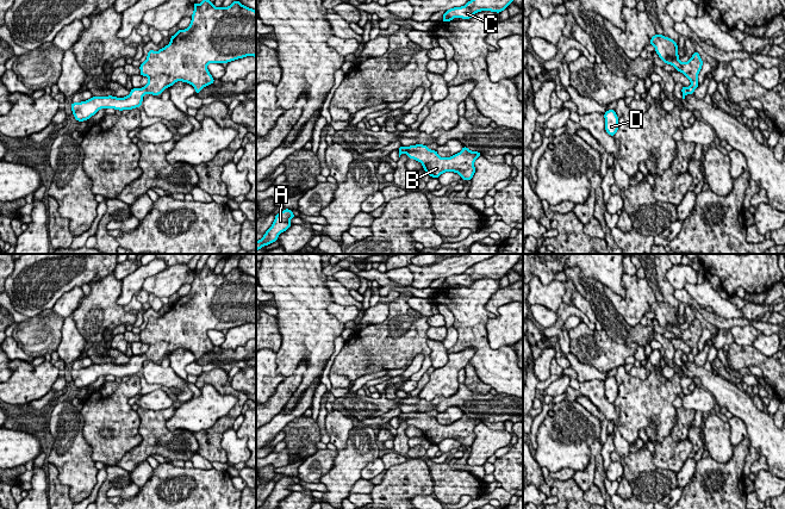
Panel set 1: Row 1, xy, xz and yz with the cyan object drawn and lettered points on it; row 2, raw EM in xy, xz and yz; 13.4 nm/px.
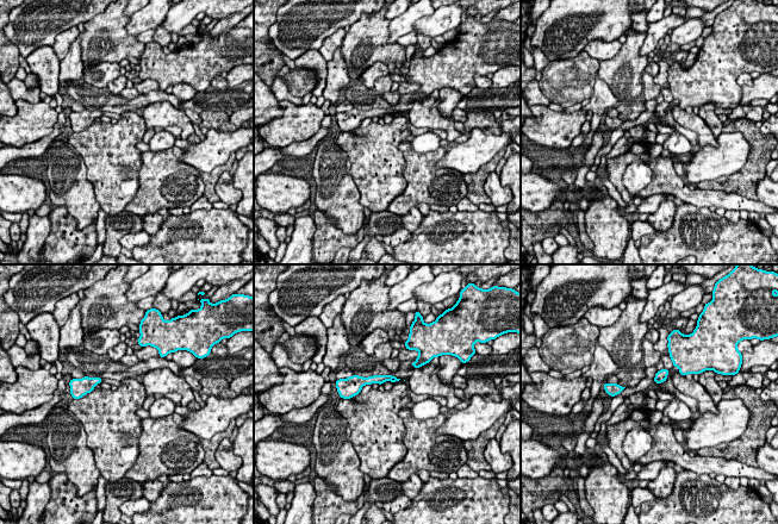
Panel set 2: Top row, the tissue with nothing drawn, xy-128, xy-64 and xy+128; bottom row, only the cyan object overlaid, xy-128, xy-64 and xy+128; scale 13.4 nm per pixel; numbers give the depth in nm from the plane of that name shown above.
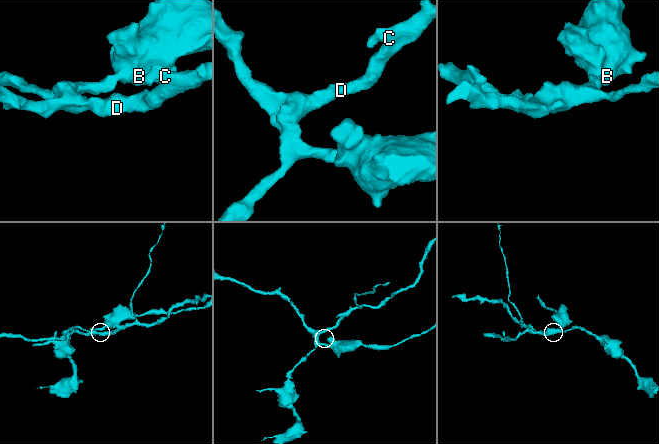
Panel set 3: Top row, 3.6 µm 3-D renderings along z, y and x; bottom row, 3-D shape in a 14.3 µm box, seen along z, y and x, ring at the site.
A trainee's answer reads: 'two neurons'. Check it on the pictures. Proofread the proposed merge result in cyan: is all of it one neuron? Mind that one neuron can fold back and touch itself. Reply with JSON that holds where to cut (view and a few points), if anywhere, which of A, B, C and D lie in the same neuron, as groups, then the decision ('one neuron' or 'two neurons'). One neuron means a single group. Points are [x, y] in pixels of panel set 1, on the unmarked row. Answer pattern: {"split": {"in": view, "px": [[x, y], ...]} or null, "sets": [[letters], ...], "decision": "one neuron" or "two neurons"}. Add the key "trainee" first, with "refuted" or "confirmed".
{"trainee": "refuted", "split": null, "sets": [["A", "B", "C", "D"]], "decision": "one neuron"}

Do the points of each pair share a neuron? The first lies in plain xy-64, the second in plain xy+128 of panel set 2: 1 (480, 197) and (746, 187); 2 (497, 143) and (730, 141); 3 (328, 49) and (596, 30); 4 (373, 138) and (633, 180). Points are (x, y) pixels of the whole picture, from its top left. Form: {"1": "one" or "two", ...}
{"1": "one", "2": "one", "3": "two", "4": "two"}

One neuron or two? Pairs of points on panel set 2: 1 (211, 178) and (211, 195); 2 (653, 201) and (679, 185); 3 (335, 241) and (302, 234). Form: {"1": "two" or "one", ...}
{"1": "one", "2": "two", "3": "two"}

